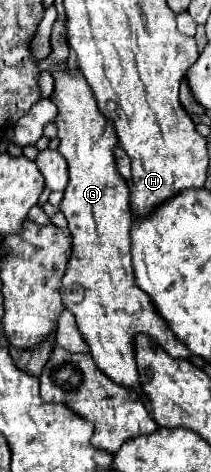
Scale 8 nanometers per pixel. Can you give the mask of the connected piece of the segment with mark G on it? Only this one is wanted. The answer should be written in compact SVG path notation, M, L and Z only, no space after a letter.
M52 67L54 91L50 99L58 107L54 125L58 129L60 147L70 171L70 183L64 191L60 211L68 219L72 235L72 257L68 271L62 279L61 296L66 309L76 317L76 325L90 345L90 353L100 371L112 381L140 389L138 369L134 359L134 337L146 333L160 345L174 345L176 357L190 357L190 351L176 339L168 323L160 317L150 295L136 285L130 253L130 189L122 175L116 171L114 147L118 137L110 119L98 107L90 85L78 67Z

